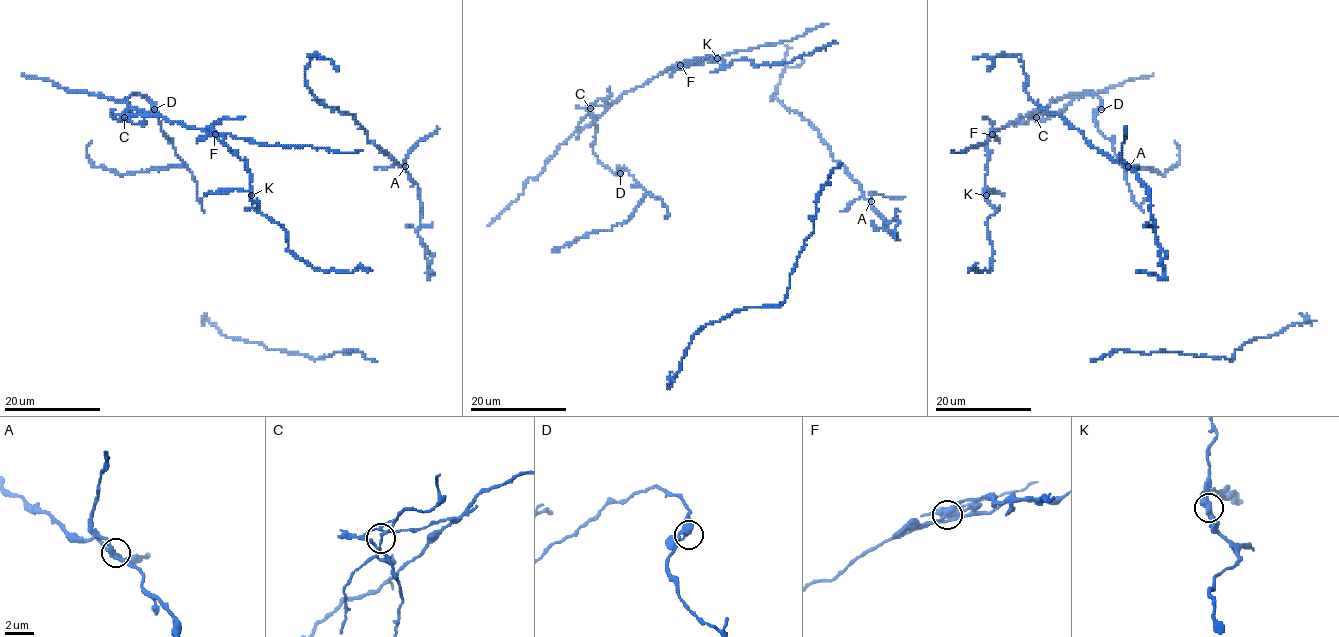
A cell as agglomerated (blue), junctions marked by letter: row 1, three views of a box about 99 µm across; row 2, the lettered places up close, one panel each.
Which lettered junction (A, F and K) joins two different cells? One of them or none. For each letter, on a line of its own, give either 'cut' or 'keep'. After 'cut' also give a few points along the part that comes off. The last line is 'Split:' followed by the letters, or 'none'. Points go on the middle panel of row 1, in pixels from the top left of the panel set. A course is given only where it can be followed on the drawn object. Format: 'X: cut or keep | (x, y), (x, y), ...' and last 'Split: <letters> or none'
A: keep
F: cut | (680, 65), (586, 106), (597, 129), (592, 153), (617, 173), (625, 166), (649, 192), (622, 224), (556, 248)
K: keep
Split: F

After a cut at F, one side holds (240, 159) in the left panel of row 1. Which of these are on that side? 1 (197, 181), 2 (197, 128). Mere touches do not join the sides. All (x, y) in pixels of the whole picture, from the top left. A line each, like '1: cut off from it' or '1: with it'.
1: cut off from it
2: cut off from it

